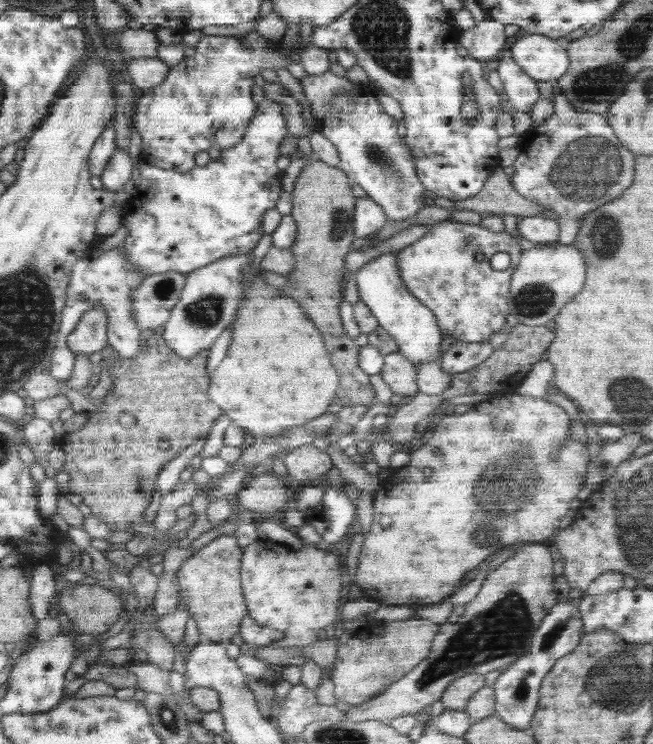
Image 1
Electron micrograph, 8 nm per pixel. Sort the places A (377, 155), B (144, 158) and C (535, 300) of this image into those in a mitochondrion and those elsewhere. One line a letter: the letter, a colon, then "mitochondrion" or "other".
A: mitochondrion
B: other
C: mitochondrion

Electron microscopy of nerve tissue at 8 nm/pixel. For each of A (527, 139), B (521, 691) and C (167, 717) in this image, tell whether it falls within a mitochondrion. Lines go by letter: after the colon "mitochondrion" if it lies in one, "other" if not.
A: other
B: mitochondrion
C: mitochondrion

